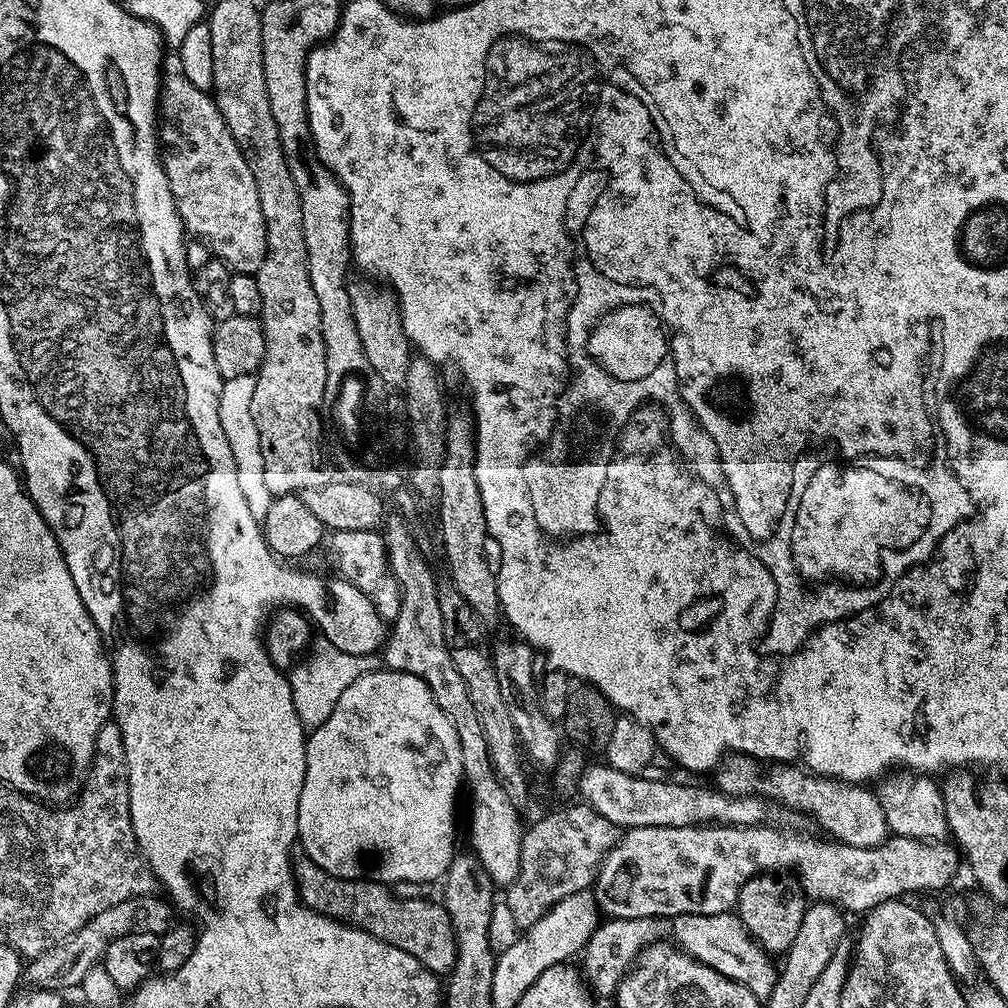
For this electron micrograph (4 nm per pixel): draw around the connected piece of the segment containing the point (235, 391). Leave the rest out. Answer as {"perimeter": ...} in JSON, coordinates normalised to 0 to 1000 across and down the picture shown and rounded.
{"perimeter":[[[250,371],[223,377],[216,399],[216,415],[220,419],[220,431],[224,431],[224,438],[228,438],[228,446],[232,449],[232,458],[236,462],[236,483],[240,485],[240,494],[244,494],[244,503],[248,505],[248,510],[261,518],[264,506],[268,506],[272,494],[264,483],[260,438],[256,438],[256,423],[252,423],[252,411],[248,407],[248,399],[252,399],[253,382],[254,374]]]}

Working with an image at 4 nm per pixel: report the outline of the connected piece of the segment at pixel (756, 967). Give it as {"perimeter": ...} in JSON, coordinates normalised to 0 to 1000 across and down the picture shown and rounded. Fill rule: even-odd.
{"perimeter":[[[729,904],[703,909],[668,909],[665,917],[666,932],[676,944],[688,949],[694,956],[704,958],[704,962],[712,962],[712,966],[740,978],[754,993],[761,993],[770,977],[771,957],[770,960],[766,957],[767,949],[742,926]]]}

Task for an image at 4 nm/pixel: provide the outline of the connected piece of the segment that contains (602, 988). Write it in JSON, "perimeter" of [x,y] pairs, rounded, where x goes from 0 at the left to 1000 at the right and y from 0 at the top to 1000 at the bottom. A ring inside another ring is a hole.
{"perimeter":[[[600,912],[594,920],[589,923],[589,927],[581,935],[577,945],[577,968],[582,979],[586,981],[592,989],[610,989],[611,980],[615,973],[627,963],[632,955],[637,941],[660,932],[663,921],[658,912],[649,913],[608,913]]]}

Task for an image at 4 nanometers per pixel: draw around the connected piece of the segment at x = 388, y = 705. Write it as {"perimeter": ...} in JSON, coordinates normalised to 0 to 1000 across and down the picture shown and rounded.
{"perimeter":[[[370,665],[351,673],[351,677],[347,677],[347,681],[339,685],[339,692],[335,692],[331,704],[327,704],[327,712],[323,712],[319,720],[311,722],[305,727],[304,772],[300,776],[300,792],[296,794],[296,837],[301,848],[307,849],[313,857],[319,859],[323,867],[337,869],[340,873],[371,873],[386,879],[397,873],[429,877],[443,866],[446,855],[454,847],[452,793],[455,792],[457,779],[460,778],[458,736],[454,732],[450,716],[446,716],[438,700],[435,700],[427,681],[423,681],[419,673],[406,667],[377,666]]]}

